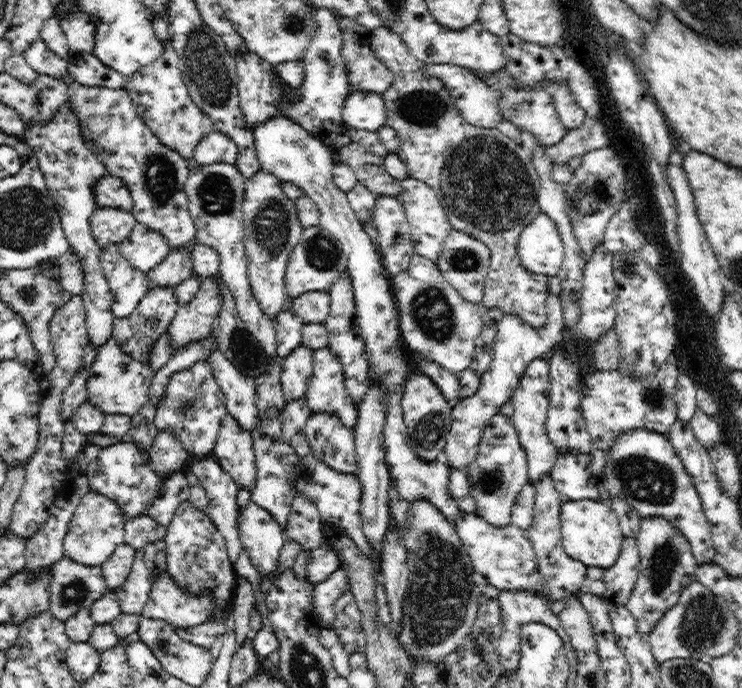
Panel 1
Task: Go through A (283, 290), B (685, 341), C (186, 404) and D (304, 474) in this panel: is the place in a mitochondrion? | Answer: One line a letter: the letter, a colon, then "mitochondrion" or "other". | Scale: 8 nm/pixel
A: other
B: other
C: mitochondrion
D: other

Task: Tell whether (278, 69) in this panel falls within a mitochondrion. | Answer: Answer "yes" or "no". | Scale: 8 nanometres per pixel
no

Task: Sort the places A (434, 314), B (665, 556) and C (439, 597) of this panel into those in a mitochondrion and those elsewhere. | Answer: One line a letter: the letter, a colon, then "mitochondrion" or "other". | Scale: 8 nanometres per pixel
A: mitochondrion
B: mitochondrion
C: mitochondrion

